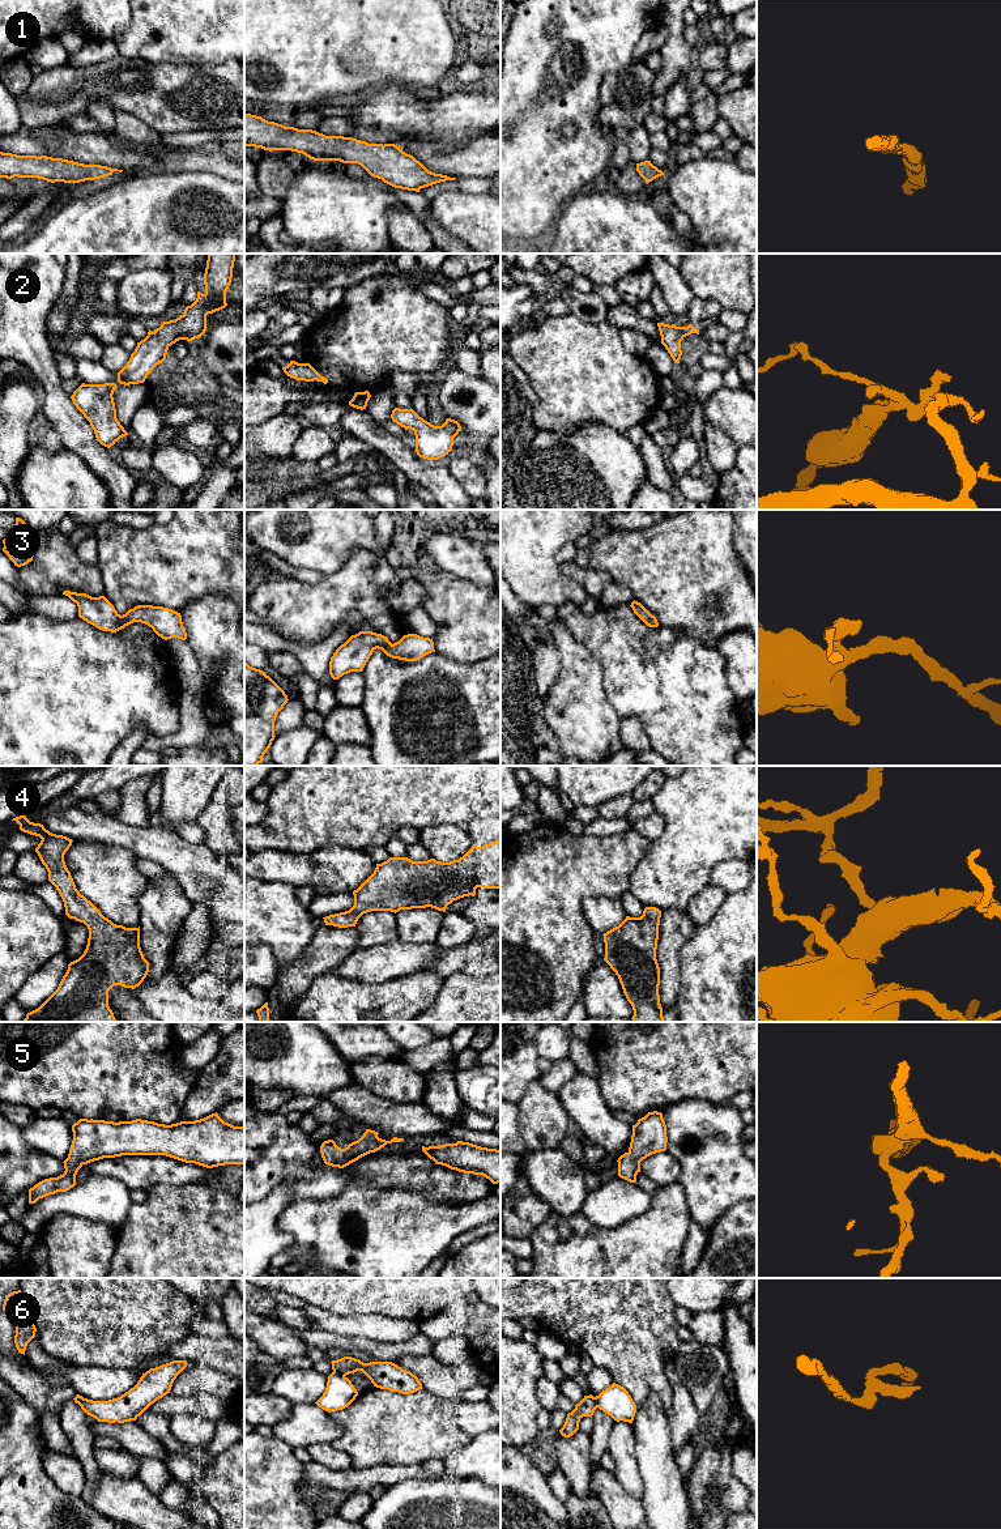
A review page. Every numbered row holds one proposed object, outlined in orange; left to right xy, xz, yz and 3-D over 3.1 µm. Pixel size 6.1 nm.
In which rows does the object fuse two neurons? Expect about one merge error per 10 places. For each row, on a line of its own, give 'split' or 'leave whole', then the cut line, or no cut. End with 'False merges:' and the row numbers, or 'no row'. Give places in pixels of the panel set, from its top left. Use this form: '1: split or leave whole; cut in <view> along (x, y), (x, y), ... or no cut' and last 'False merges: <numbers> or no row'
1: leave whole; no cut
2: leave whole; no cut
3: leave whole; no cut
4: leave whole; no cut
5: leave whole; no cut
6: split; cut in xz along (333, 1371), (344, 1376)
False merges: 6

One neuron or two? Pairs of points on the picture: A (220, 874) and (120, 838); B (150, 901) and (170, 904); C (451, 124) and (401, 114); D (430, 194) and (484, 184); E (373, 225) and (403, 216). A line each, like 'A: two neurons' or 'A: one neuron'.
A: one neuron
B: one neuron
C: one neuron
D: one neuron
E: two neurons

